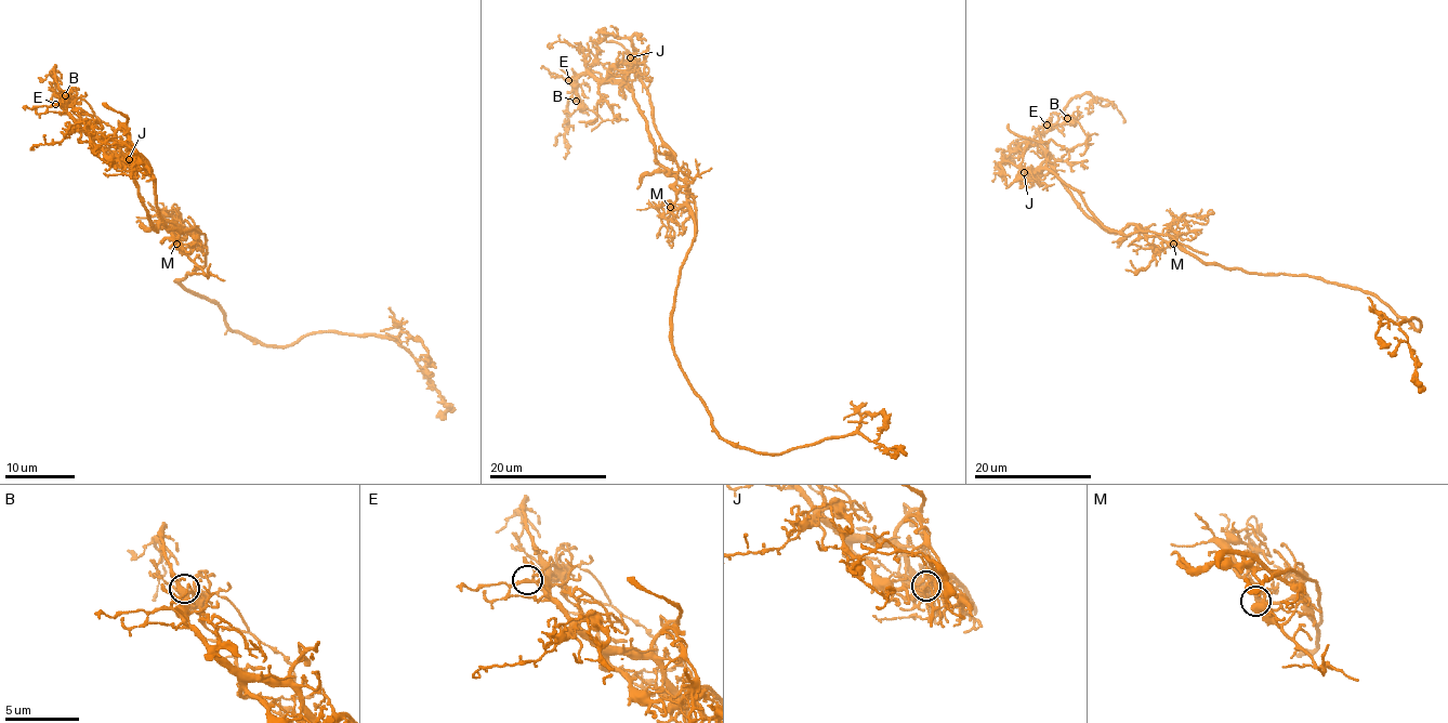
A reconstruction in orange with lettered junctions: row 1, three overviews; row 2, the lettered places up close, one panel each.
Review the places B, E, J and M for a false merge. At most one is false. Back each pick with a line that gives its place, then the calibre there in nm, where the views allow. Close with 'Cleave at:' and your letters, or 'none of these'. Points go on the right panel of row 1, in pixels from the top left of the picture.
J: (1024, 172) | 240 nm
Cleave at: J

